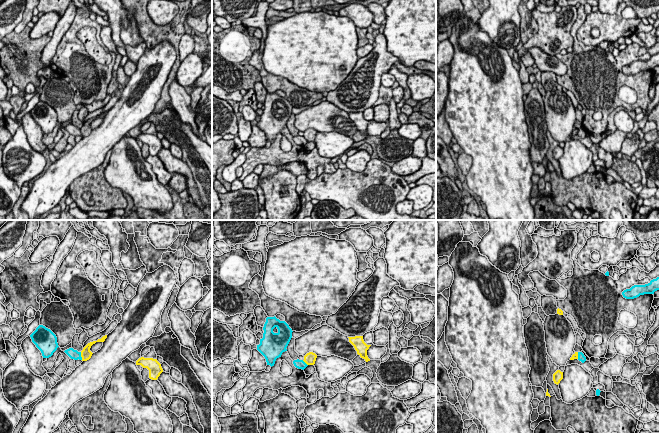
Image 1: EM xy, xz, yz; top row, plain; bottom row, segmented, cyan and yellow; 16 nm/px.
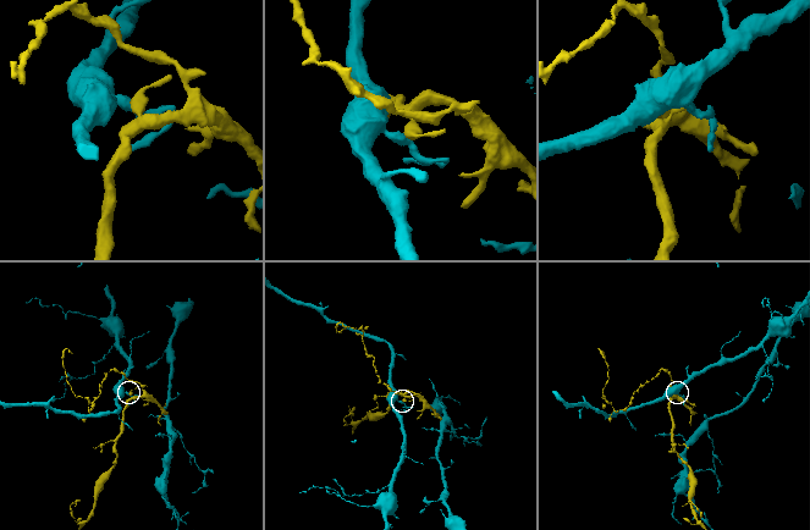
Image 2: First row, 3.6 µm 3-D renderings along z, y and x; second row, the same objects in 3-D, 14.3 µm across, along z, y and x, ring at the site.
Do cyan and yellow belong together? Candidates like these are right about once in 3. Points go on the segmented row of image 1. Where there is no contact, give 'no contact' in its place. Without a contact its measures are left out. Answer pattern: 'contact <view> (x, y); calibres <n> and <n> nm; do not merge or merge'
contact xy (80, 356); calibres 160 and 170 nm; do not merge

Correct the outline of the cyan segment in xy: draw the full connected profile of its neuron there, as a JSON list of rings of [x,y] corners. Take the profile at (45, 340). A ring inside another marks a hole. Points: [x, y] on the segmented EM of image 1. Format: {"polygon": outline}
{"polygon": [[[39,325],[30,337],[41,351],[43,358],[51,357],[59,347],[56,335],[43,325]]]}

